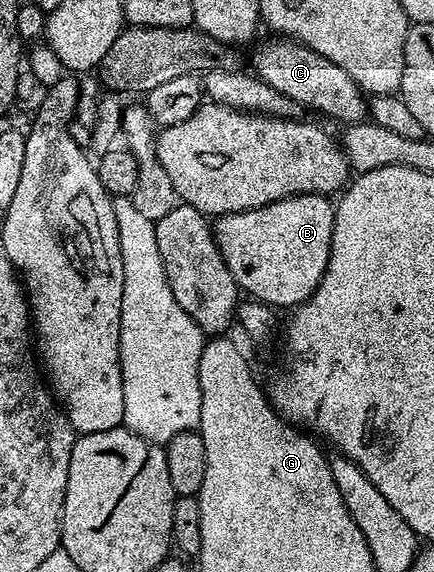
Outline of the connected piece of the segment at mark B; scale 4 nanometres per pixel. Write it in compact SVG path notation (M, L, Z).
M288 195L249 211L229 211L215 220L216 244L245 296L273 309L295 309L314 293L326 273L336 208L327 195Z

